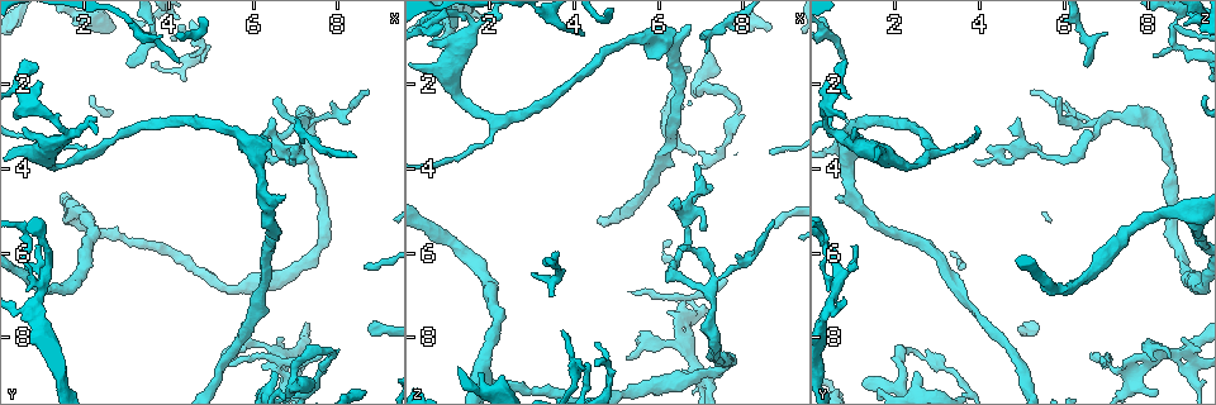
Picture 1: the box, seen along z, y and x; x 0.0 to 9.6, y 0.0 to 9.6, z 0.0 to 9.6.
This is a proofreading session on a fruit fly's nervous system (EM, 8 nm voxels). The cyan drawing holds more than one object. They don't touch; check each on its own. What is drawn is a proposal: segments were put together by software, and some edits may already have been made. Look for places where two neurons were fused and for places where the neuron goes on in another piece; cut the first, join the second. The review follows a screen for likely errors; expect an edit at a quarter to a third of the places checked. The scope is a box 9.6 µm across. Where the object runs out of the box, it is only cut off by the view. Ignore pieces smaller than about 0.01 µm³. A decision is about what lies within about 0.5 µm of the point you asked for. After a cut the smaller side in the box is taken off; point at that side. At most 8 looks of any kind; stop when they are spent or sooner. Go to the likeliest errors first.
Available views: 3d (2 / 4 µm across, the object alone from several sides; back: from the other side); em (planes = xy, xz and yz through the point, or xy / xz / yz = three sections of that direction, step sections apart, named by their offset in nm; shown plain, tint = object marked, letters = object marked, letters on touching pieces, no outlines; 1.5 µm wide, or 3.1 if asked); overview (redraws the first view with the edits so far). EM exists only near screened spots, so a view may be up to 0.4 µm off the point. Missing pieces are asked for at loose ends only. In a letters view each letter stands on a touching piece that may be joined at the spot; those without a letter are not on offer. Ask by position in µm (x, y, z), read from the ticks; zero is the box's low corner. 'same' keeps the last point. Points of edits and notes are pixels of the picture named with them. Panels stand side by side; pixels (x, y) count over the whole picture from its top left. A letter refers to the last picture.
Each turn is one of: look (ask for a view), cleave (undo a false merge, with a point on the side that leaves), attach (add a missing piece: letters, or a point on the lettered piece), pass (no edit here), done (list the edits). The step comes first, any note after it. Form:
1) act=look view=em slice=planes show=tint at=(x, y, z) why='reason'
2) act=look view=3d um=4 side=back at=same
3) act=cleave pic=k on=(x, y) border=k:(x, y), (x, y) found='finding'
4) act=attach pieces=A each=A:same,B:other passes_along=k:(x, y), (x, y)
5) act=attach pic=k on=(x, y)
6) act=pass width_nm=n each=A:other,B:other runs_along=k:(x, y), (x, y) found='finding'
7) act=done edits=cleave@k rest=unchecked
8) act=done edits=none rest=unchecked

act=look view=3d um=4 at=(1.00, 5.80, 1.00) why='an open end'

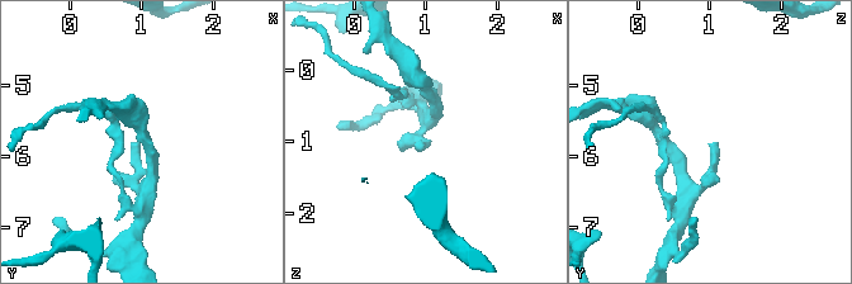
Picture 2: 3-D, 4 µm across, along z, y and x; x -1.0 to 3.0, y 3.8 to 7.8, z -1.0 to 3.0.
act=look view=em slice=xy step=8 show=letters at=(0.95, 5.85, 1.00)

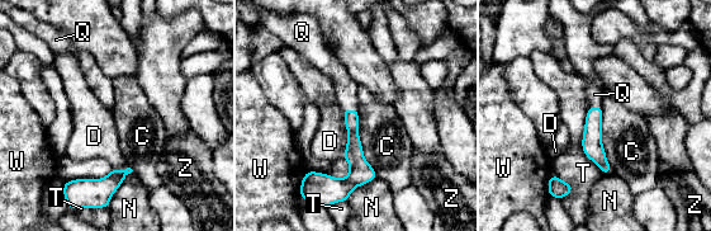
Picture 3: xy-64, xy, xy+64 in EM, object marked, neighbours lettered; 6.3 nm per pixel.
act=attach pieces=Q width_nm=100 each=C:other,D:other,N:other,Q:same,T:other,W:other,Z:other passes_along=3:(354, 149), (350, 109), (346, 88) found='it goes on there'

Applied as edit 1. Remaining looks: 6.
act=look view=overview

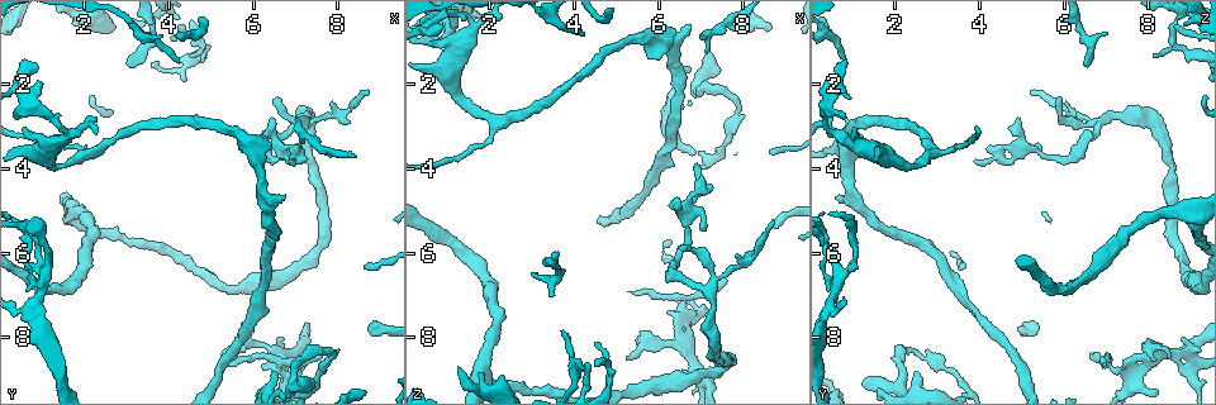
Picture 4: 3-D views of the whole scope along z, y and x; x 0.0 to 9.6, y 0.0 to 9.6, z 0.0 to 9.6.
act=look view=em slice=planes show=plain at=(4.20, 1.40, 0.80) why='end of a long branch'

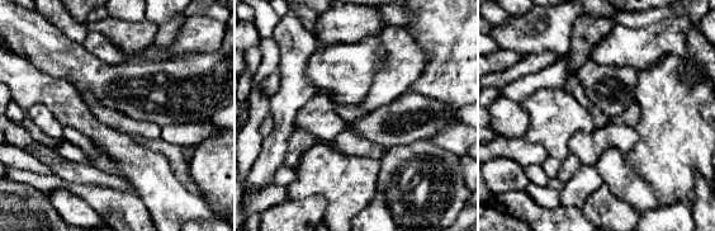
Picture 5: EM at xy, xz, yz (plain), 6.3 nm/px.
act=look view=em slice=planes show=letters at=same

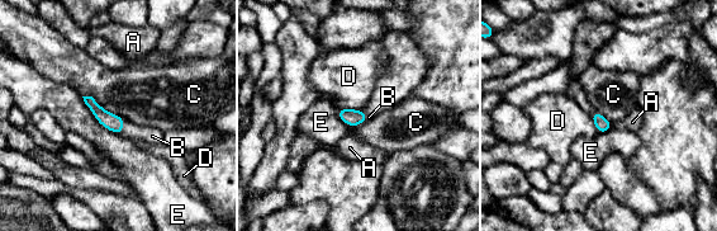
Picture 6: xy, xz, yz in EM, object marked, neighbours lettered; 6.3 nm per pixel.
act=attach pieces=B width_nm=90 longest_contact=E:360nm each=A:other,B:same,C:other,D:other,E:other found='it goes on there'

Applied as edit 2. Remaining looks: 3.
act=look view=overview why='see it whole again'

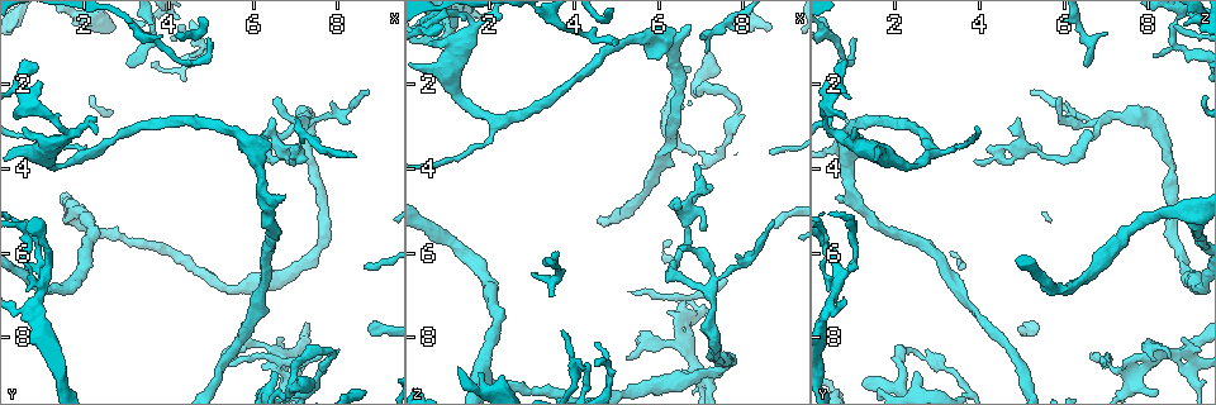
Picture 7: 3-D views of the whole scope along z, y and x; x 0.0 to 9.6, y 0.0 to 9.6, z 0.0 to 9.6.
act=look view=3d um=2 at=(6.85, 3.80, 3.90) why='thin end'

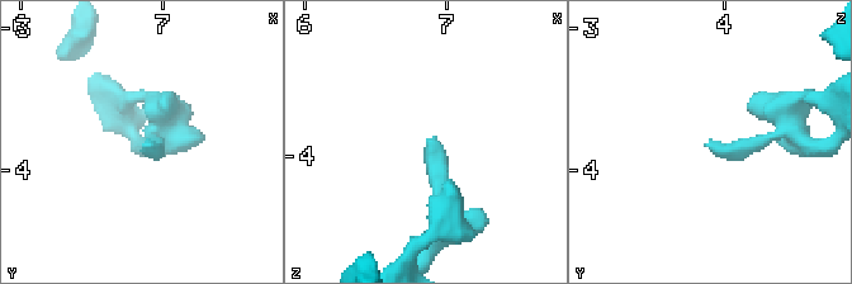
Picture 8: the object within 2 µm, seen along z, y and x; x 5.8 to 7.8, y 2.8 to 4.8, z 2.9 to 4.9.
act=look view=em slice=planes show=letters at=(6.90, 3.84, 3.88)

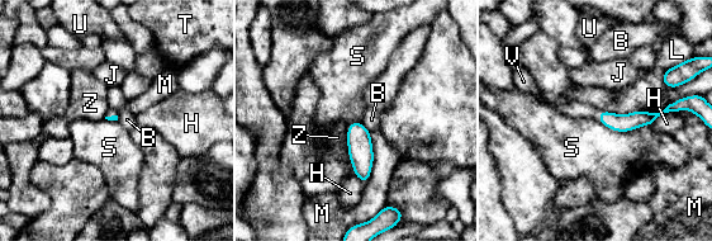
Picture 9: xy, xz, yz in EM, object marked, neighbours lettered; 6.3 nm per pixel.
act=attach pieces=V each=B:other,H:other,J:other,L:other,M:other,S:other,T:other,U:other,V:same,Z:other passes_along=9:(615, 122), (599, 114), (574, 109) found='the neuron continues'

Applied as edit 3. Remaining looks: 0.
act=done edits=attach@3,attach@6,attach@9 rest=unchecked

